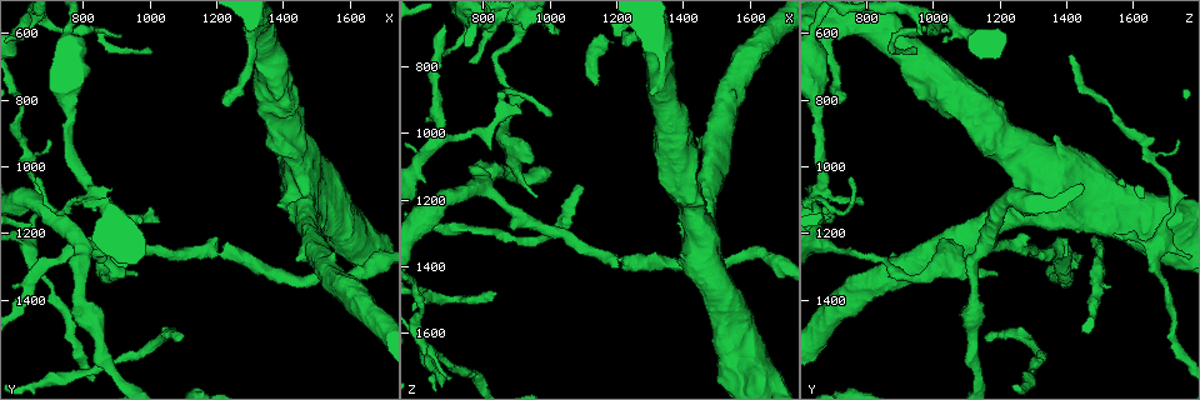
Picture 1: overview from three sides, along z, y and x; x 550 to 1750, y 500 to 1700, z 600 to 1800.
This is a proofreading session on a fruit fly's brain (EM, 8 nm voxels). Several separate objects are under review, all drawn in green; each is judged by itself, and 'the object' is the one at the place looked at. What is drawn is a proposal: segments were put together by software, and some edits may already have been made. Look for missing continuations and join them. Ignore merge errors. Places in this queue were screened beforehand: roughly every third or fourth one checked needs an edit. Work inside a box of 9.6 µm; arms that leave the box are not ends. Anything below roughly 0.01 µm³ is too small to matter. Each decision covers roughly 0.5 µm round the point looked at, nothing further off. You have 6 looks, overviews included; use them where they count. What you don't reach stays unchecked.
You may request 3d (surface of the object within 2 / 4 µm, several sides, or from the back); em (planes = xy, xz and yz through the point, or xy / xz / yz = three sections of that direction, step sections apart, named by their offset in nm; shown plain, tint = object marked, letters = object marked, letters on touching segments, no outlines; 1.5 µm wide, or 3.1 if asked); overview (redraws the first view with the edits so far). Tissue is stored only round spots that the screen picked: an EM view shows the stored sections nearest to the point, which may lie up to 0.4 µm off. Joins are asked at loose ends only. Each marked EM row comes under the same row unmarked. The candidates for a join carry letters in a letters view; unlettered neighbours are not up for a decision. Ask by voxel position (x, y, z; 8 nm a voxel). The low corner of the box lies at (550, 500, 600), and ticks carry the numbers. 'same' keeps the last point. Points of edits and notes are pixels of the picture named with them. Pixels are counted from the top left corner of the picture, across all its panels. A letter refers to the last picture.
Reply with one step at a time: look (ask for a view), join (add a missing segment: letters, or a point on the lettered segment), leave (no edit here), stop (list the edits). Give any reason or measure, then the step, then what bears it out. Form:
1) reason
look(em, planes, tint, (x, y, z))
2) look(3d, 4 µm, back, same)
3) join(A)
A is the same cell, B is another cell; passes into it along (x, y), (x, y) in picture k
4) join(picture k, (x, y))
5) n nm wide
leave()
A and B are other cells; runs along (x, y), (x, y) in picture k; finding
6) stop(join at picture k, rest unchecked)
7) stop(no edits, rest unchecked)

free end
look(3d, 4 µm, (1220, 800, 720))

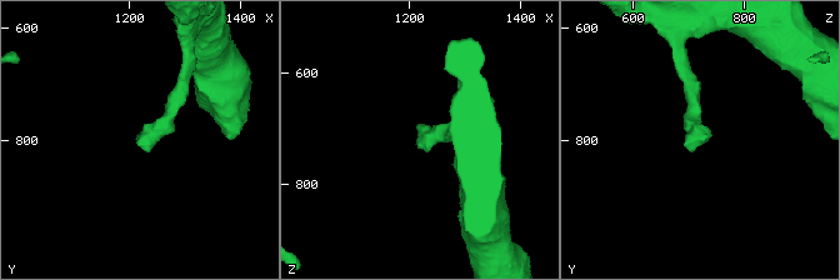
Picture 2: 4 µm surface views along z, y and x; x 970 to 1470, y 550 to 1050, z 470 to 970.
shape alone is not enough
look(em, xz, step 8, letters, (1215, 795, 730))

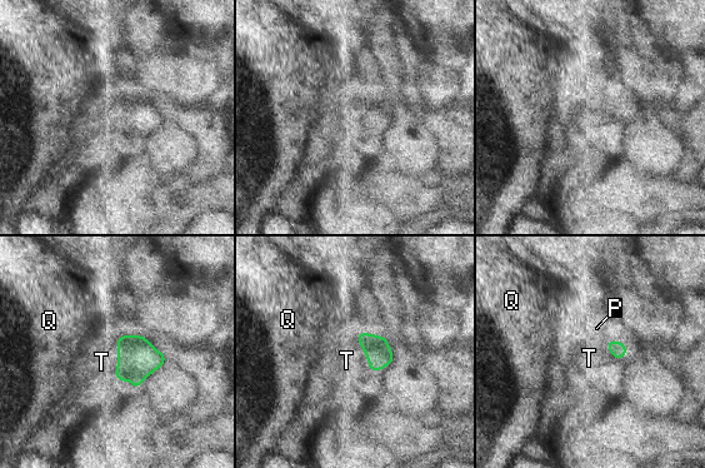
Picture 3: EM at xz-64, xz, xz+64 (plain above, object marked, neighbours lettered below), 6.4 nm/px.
join(T)
T is the same cell, P and Q are other cells; passes into it along (378, 350), (366, 356), (346, 361) in picture 3; the cell continues

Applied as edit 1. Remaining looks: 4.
branch stops here
look(3d, 4 µm, (840, 1220, 1480))

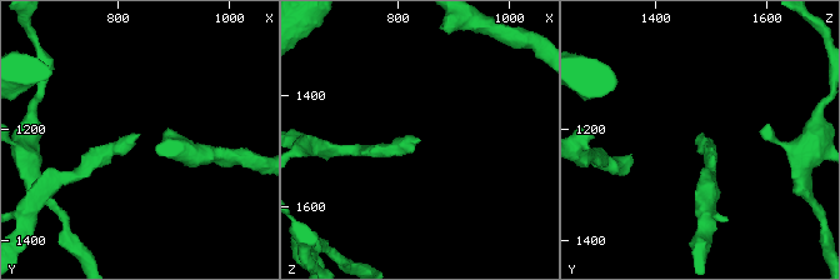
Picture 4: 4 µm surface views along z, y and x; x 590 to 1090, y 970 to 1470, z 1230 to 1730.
look(em, planes, letters, (840, 1215, 1480))

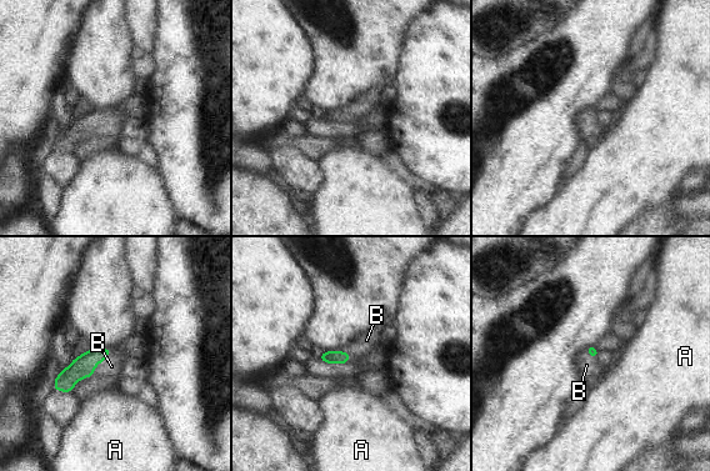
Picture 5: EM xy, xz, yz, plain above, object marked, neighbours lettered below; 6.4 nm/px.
join(B)
B is the same cell, A is another cell; passes into it along (83, 366), (101, 361), (111, 366) in picture 5; the cell continues

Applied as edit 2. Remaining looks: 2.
stop(join at picture 3, join at picture 5, rest unchecked)

